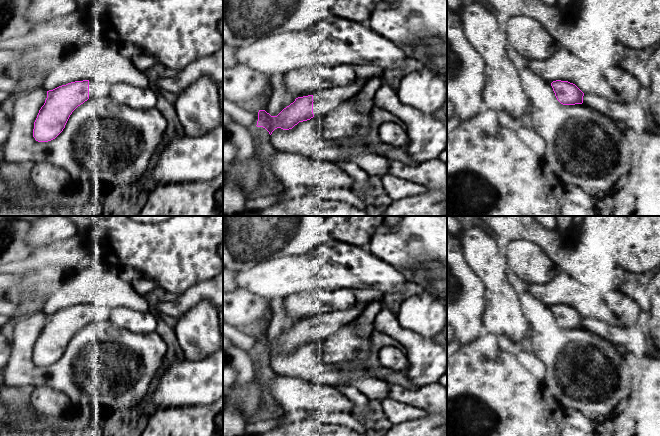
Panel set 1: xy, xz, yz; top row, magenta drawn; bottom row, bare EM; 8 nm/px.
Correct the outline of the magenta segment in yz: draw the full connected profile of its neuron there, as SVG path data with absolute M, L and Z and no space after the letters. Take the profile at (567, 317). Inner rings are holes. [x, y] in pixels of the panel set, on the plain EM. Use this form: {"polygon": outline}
{"polygon": "M556 304L551 307L557 324L563 329L583 327L584 317L573 307Z"}

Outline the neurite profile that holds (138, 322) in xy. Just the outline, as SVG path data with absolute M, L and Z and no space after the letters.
M125 307L113 308L109 321L119 328L142 334L156 332L158 324L158 319L152 312L139 312Z

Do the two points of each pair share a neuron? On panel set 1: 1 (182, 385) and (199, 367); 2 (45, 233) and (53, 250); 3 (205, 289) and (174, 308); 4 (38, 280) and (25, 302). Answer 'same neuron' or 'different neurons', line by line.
1: same neuron
2: different neurons
3: same neuron
4: same neuron

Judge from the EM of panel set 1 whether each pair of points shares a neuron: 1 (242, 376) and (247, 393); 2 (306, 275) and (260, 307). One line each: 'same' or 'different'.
1: different
2: different

